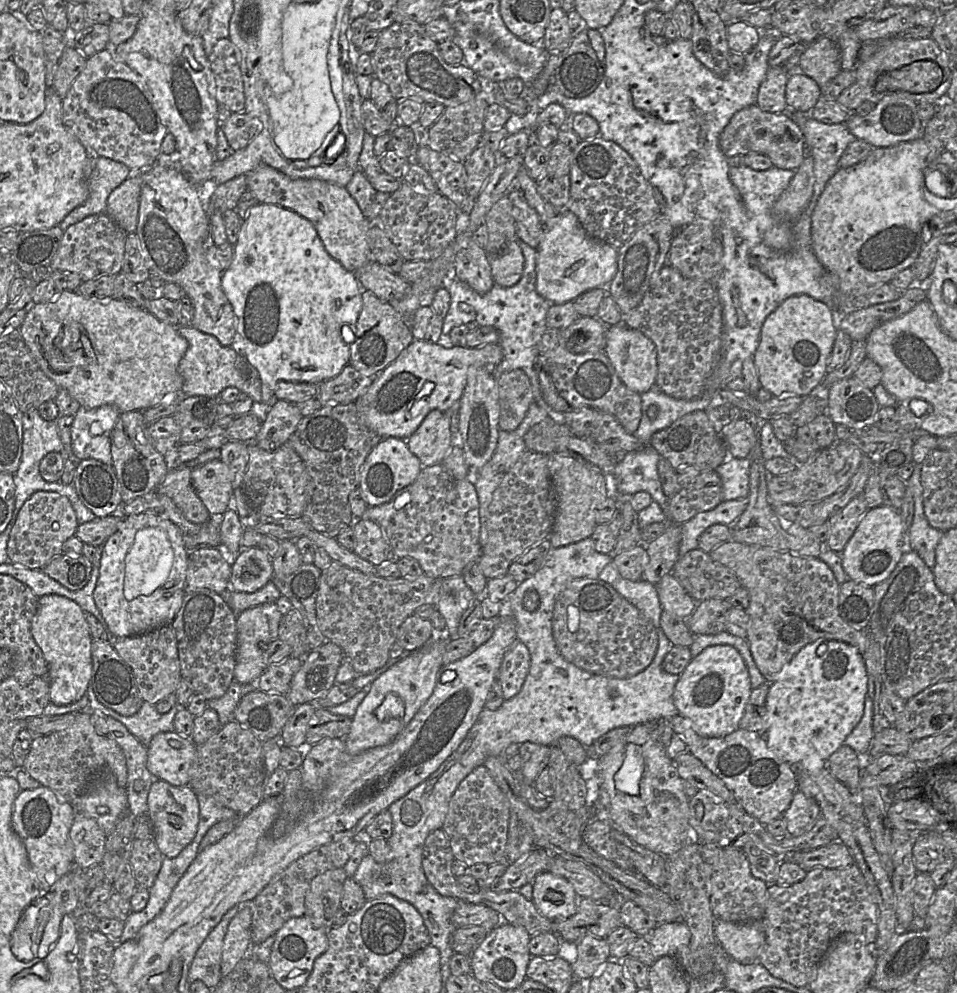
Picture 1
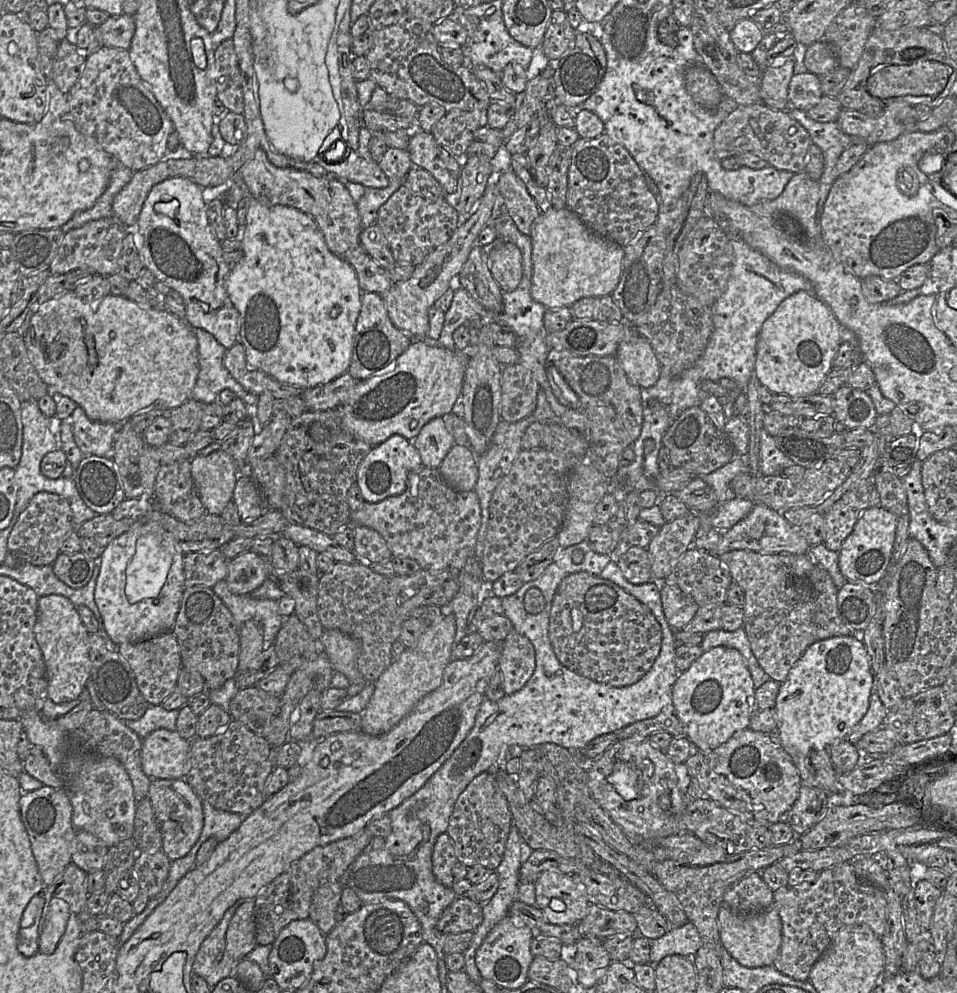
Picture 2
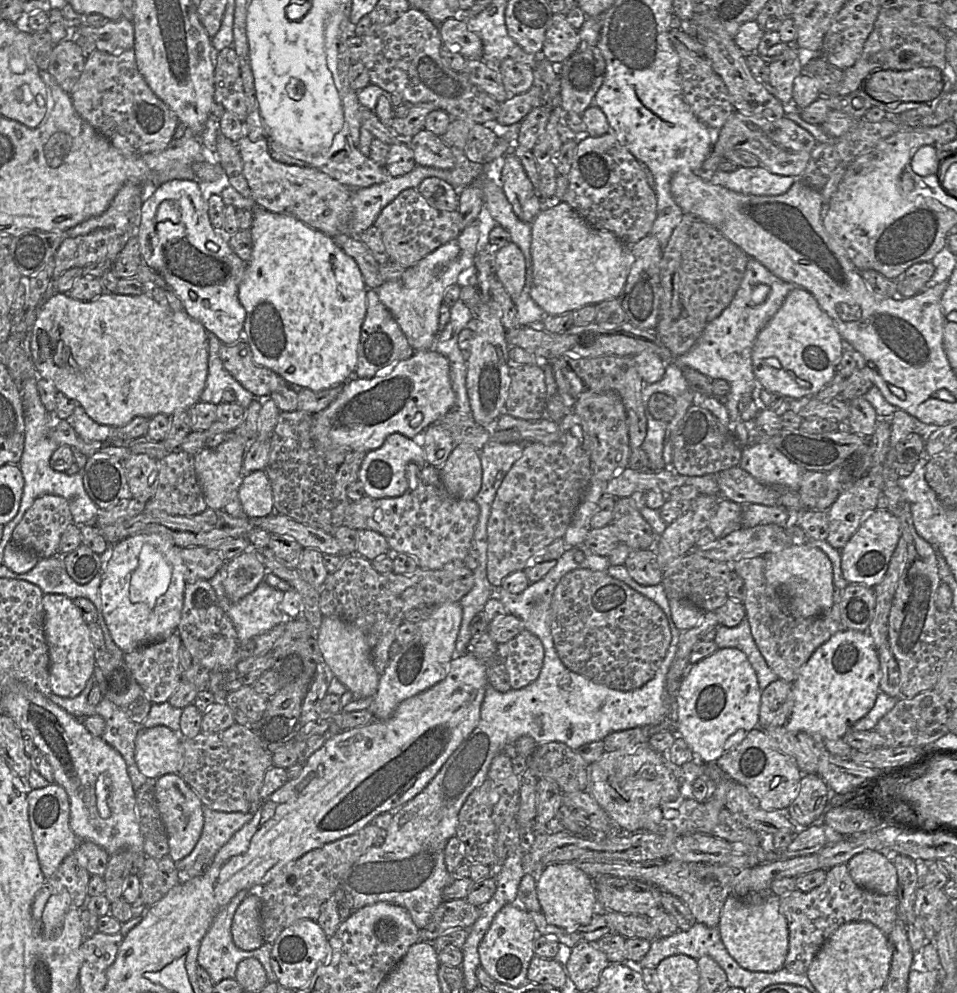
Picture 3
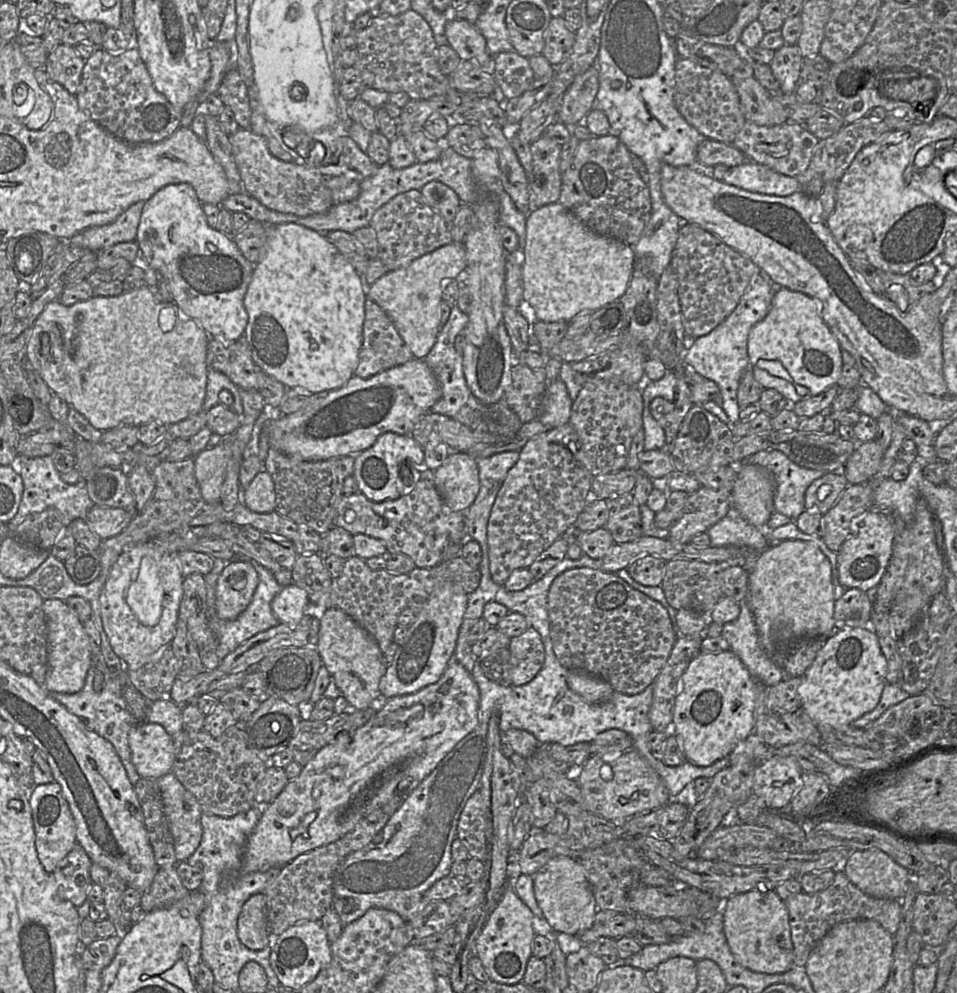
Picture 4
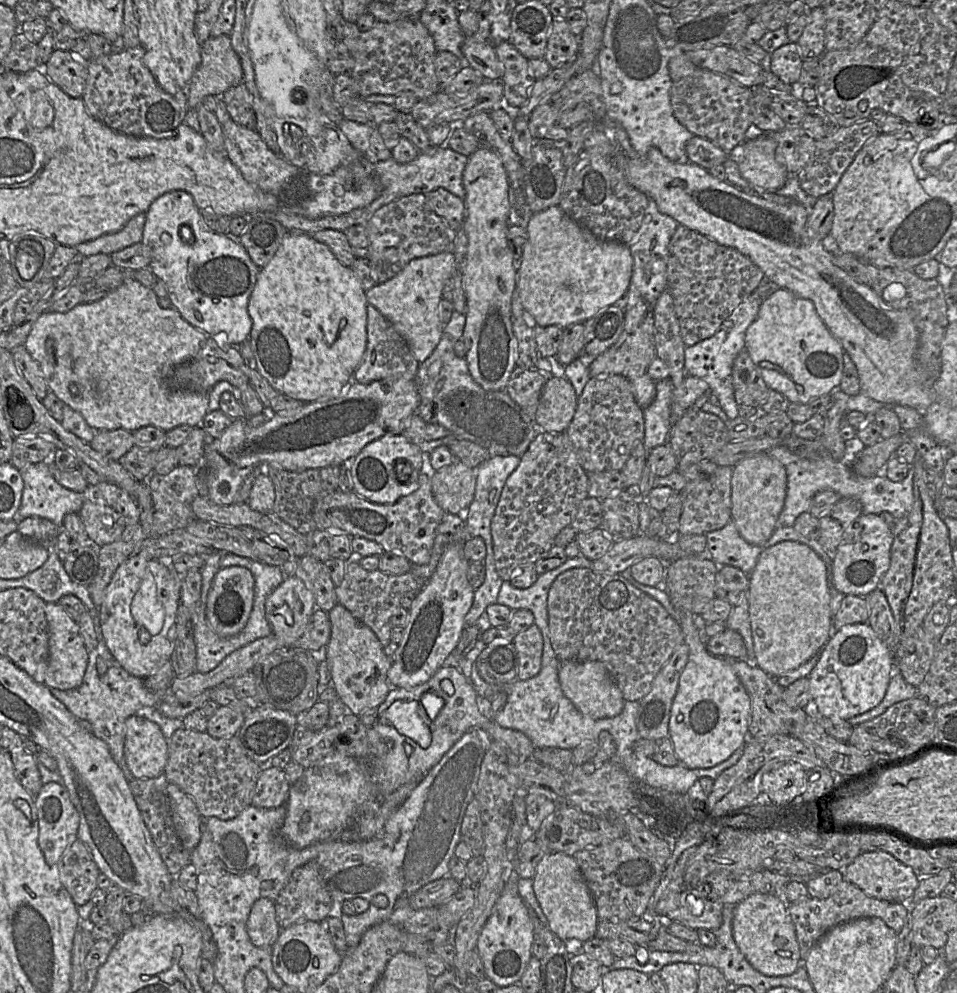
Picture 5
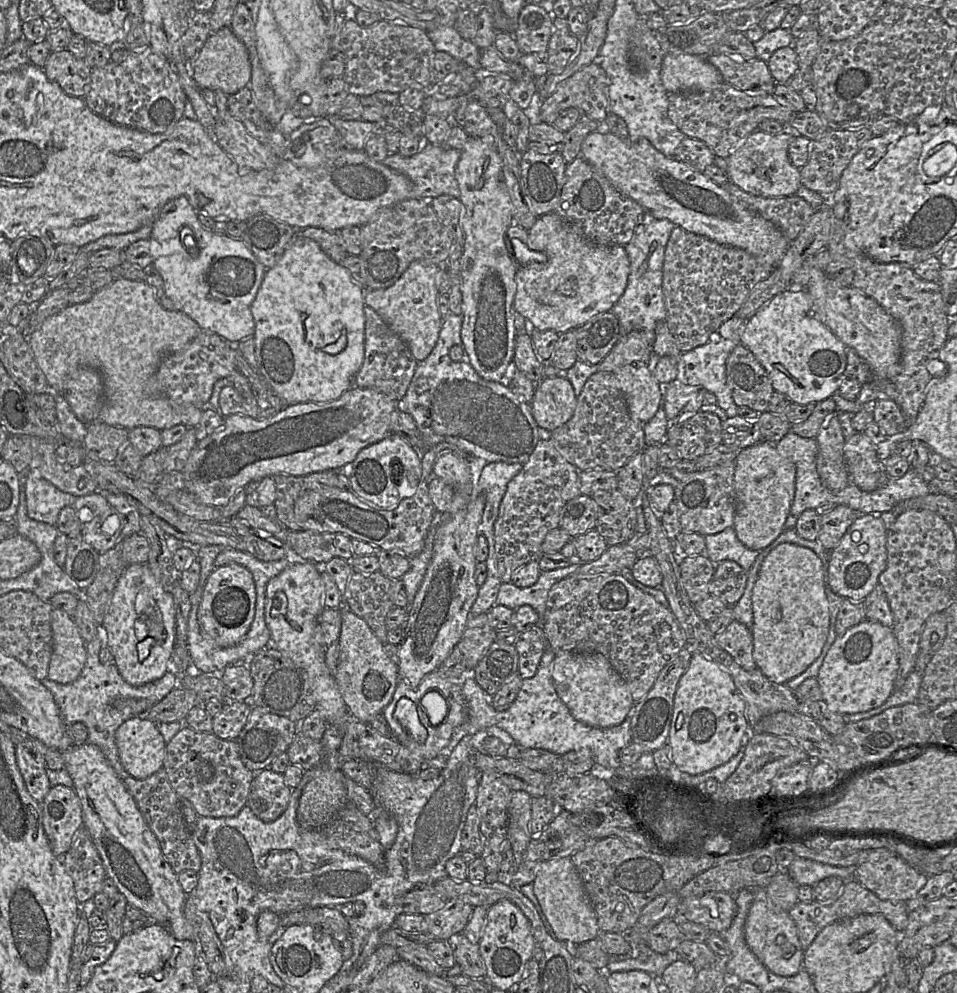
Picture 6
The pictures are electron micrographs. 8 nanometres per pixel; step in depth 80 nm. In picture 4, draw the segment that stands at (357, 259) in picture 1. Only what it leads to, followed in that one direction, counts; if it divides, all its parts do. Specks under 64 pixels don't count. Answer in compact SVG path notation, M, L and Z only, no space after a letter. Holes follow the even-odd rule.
M240 128L228 138L242 180L243 191L262 205L299 217L324 213L334 206L326 178L316 168L277 159L270 153L266 138L250 129Z

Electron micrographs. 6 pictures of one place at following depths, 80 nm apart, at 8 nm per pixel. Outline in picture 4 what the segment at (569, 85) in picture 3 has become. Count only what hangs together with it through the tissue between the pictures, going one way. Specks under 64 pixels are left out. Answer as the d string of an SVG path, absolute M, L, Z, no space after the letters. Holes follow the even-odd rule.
M595 61L586 71L577 75L562 96L557 120L565 125L583 122L584 117L596 107L596 94L599 89L599 71Z

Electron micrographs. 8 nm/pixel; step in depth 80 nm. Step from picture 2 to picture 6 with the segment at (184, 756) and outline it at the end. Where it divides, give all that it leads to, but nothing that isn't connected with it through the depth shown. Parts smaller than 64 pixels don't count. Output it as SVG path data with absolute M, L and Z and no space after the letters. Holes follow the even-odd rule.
M146 716L125 720L115 733L115 741L122 766L133 778L143 780L163 768L166 743L155 722Z

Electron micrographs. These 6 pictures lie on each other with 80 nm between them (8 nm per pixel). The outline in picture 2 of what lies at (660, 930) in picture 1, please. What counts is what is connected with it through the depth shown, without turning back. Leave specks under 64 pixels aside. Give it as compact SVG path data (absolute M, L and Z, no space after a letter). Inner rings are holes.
M688 921L684 926L673 927L664 936L651 940L650 963L656 966L669 955L681 955L691 958L693 961L701 944L697 928Z

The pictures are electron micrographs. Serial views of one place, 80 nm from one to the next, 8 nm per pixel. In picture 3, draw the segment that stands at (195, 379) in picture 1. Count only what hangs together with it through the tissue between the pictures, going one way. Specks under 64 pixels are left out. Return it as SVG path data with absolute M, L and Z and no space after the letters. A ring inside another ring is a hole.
M207 331L208 338L208 372L205 387L200 396L200 402L218 405L224 390L232 390L235 402L244 409L248 408L254 397L245 390L223 367L219 358L219 349L222 343L215 335Z

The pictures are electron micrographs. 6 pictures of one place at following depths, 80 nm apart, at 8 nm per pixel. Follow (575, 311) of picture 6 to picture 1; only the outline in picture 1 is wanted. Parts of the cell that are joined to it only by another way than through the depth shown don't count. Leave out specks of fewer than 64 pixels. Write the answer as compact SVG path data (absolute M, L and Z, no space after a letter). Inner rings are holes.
M570 210L563 213L557 213L557 215L553 219L551 219L551 221L549 221L546 225L544 225L541 240L539 242L538 247L535 250L536 250L536 291L538 292L539 295L548 300L551 303L551 305L573 302L580 294L593 288L607 288L608 284L613 279L617 270L618 249L614 248L613 246L607 243L604 243L591 237L582 227L577 216L573 214Z

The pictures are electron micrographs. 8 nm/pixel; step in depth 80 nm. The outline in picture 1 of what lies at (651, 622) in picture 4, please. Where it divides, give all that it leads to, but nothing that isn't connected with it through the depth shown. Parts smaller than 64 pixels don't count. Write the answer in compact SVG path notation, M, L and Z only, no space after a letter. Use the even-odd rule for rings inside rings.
M577 578L565 586L556 598L552 631L559 653L567 661L607 677L635 676L651 664L658 648L658 634L653 623L599 578Z

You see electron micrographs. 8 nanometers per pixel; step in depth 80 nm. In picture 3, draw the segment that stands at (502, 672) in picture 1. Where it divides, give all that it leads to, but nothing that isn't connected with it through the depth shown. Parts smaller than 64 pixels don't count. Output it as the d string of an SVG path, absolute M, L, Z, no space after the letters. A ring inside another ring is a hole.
M524 629L504 644L498 644L497 654L504 659L511 689L521 689L533 682L543 665L541 640Z

